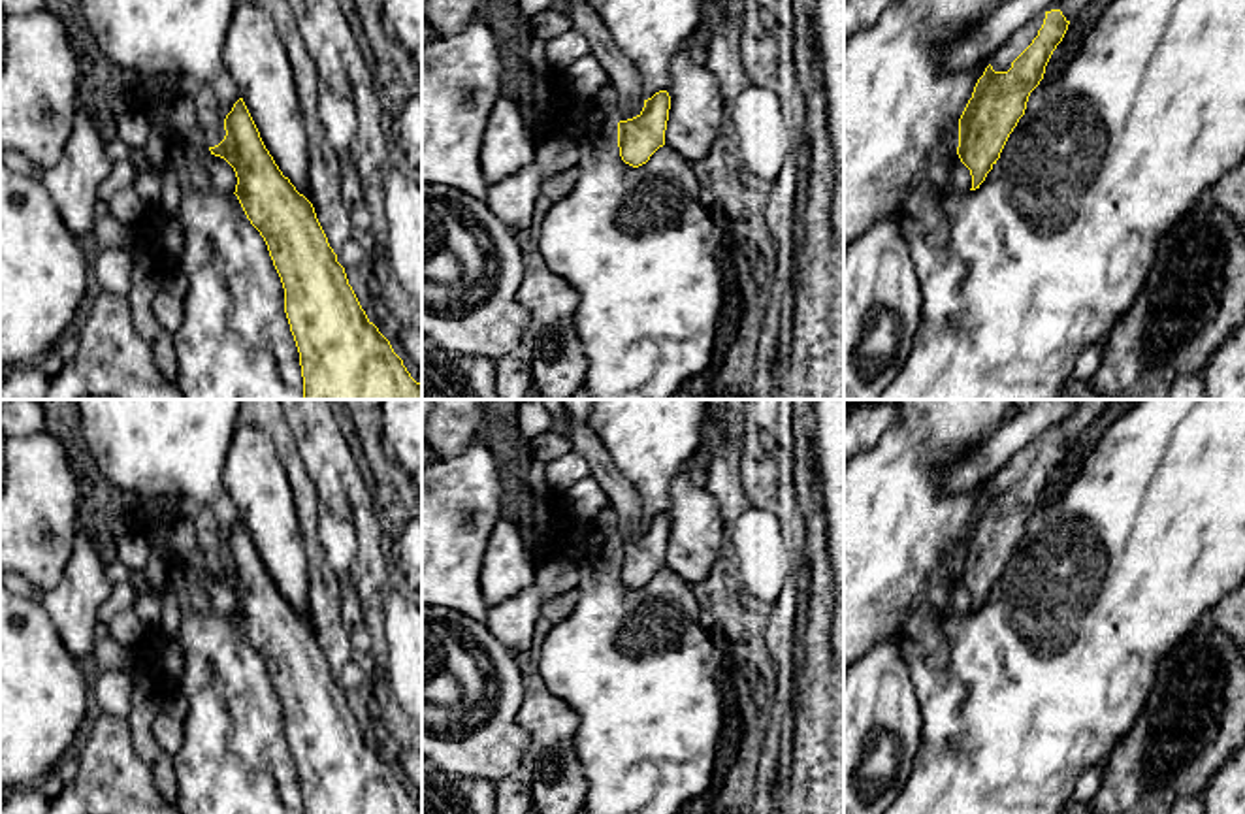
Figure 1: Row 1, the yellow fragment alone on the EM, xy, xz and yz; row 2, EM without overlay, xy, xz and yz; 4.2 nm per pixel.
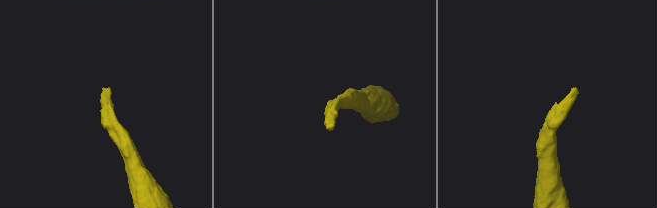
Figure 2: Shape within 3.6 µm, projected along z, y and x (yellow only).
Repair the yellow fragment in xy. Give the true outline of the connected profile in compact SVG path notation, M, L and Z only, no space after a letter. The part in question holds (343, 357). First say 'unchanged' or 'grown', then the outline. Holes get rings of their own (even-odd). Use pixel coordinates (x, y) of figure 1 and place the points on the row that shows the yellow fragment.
grown; M192 85L188 102L211 155L224 158L235 171L235 196L264 237L284 288L284 313L294 335L303 377L305 399L422 399L416 383L390 341L367 318L345 268L316 219L313 204L283 175L266 149L260 132L239 98L228 115L207 85Z

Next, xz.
grown; M567 2L571 28L590 40L591 55L608 73L608 87L614 90L612 107L618 122L620 156L625 164L639 168L665 145L671 96L667 90L659 90L646 100L637 66L614 49L612 36L595 9L586 2Z

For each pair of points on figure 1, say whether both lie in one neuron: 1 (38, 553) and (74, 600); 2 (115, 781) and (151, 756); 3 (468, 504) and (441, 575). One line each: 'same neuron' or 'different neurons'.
1: different neurons
2: different neurons
3: same neuron

